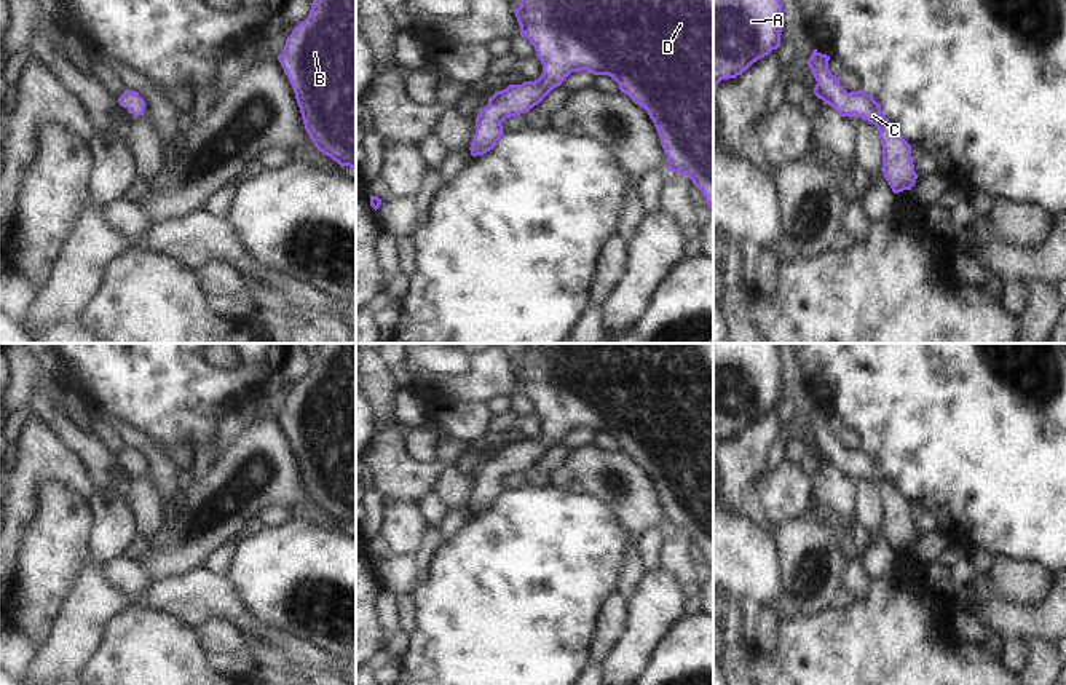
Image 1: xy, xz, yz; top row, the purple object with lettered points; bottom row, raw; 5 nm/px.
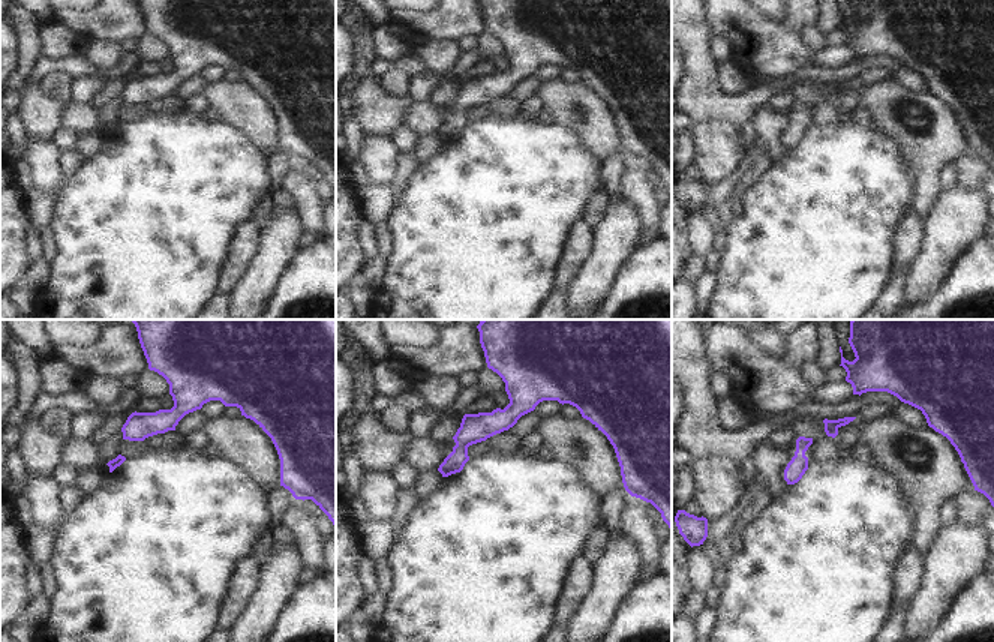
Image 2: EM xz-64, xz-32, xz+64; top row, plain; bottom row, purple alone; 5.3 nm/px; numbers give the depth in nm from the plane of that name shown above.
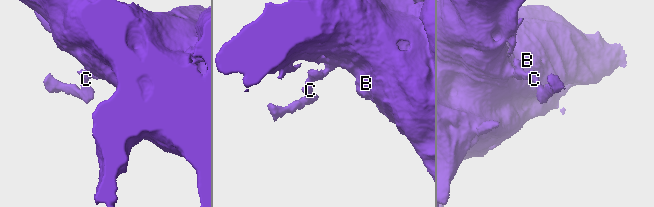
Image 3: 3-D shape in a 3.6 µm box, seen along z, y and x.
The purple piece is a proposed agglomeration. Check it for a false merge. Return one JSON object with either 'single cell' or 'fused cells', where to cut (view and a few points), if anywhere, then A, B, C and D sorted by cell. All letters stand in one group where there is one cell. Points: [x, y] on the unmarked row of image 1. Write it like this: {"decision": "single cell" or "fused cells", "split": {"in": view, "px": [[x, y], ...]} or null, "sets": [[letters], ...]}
{"decision": "single cell", "split": null, "sets": [["A", "B", "C", "D"]]}

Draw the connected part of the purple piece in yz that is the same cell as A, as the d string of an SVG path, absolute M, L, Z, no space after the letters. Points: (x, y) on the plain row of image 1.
M713 343L713 444L780 404L780 370L777 343Z

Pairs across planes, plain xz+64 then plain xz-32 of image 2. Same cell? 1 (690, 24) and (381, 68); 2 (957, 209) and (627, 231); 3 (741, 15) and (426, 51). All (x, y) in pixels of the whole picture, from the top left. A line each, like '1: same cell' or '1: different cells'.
1: different cells
2: same cell
3: same cell

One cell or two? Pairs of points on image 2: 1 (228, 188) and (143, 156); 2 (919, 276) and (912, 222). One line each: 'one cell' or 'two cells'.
1: one cell
2: two cells

